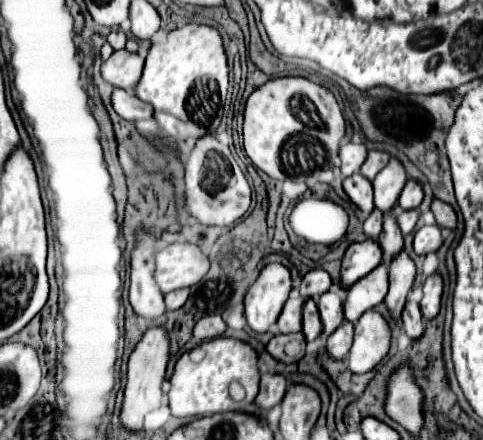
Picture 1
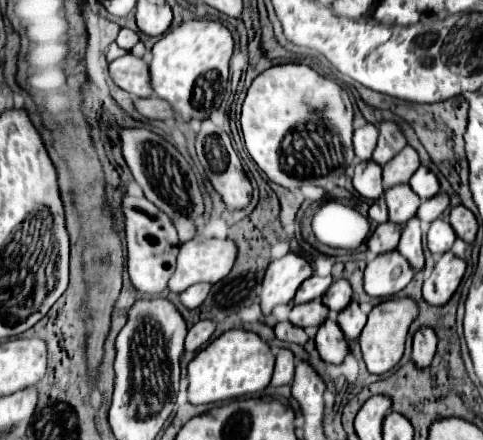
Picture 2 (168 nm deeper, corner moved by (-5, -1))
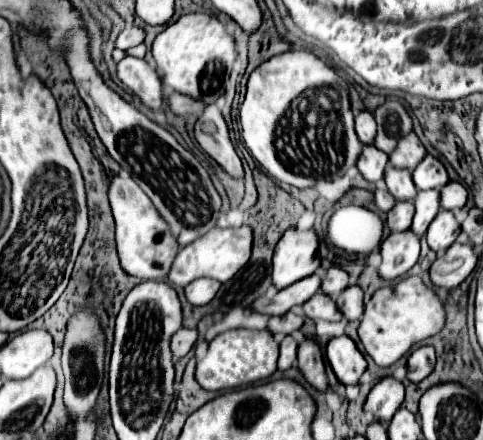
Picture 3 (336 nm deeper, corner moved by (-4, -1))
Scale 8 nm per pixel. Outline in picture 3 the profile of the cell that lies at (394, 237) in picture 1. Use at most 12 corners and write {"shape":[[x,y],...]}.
{"shape":[[386,168],[388,192],[398,202],[412,202],[418,194],[408,170]]}

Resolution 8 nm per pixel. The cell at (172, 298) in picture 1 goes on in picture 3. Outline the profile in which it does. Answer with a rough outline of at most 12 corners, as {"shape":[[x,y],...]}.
{"shape":[[198,278],[184,288],[186,300],[206,306],[218,292],[220,282]]}

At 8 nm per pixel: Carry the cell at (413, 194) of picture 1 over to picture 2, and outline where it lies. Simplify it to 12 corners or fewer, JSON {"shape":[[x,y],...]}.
{"shape":[[429,168],[419,170],[409,186],[421,200],[439,192],[439,180]]}

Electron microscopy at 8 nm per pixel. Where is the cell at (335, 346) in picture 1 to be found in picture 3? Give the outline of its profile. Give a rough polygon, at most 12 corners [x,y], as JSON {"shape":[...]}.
{"shape":[[348,286],[336,306],[348,322],[364,312],[362,290]]}

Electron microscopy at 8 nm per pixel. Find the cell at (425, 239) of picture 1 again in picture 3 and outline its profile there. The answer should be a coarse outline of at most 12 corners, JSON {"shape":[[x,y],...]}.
{"shape":[[440,210],[426,234],[428,246],[442,254],[460,234],[454,214]]}

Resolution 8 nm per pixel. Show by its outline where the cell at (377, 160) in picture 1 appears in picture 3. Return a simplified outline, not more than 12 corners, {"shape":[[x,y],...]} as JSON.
{"shape":[[384,102],[374,112],[374,146],[390,154],[412,132],[412,118],[400,102]]}

